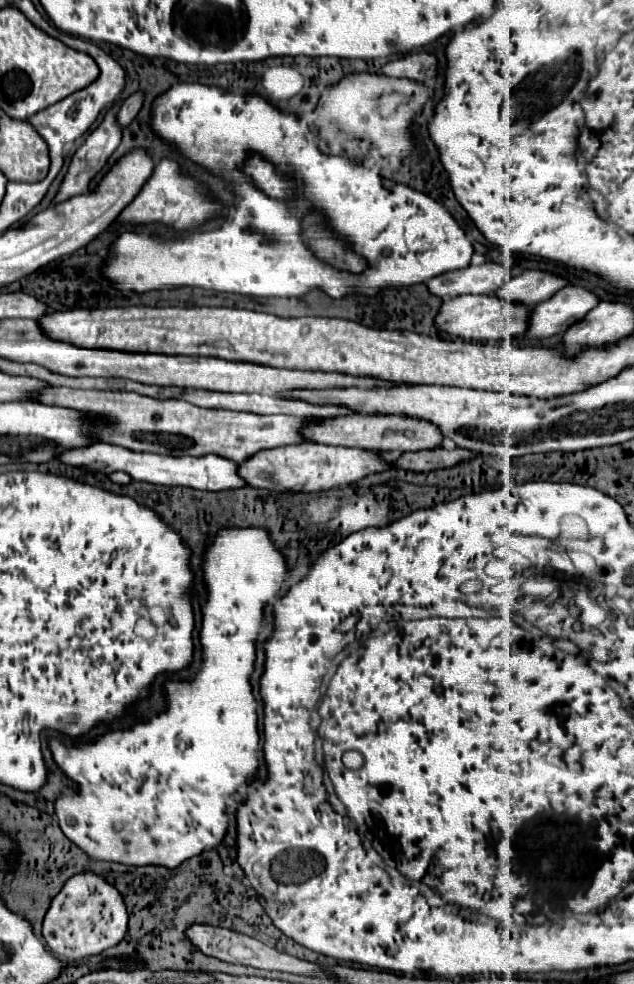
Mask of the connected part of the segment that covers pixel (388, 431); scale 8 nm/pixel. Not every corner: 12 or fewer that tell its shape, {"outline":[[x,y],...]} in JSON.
{"outline":[[337,416],[305,430],[319,444],[381,452],[443,446],[427,420]]}

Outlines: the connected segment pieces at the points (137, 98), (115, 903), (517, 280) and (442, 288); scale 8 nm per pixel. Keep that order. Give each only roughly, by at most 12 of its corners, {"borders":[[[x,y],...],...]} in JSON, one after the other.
{"borders":[[[143,92],[123,100],[119,124],[127,126],[139,114],[145,102]],[[92,872],[53,898],[43,938],[83,960],[127,932],[123,897]],[[525,270],[497,292],[537,306],[567,286],[555,272]],[[497,262],[445,272],[431,294],[493,294],[507,280]]]}

